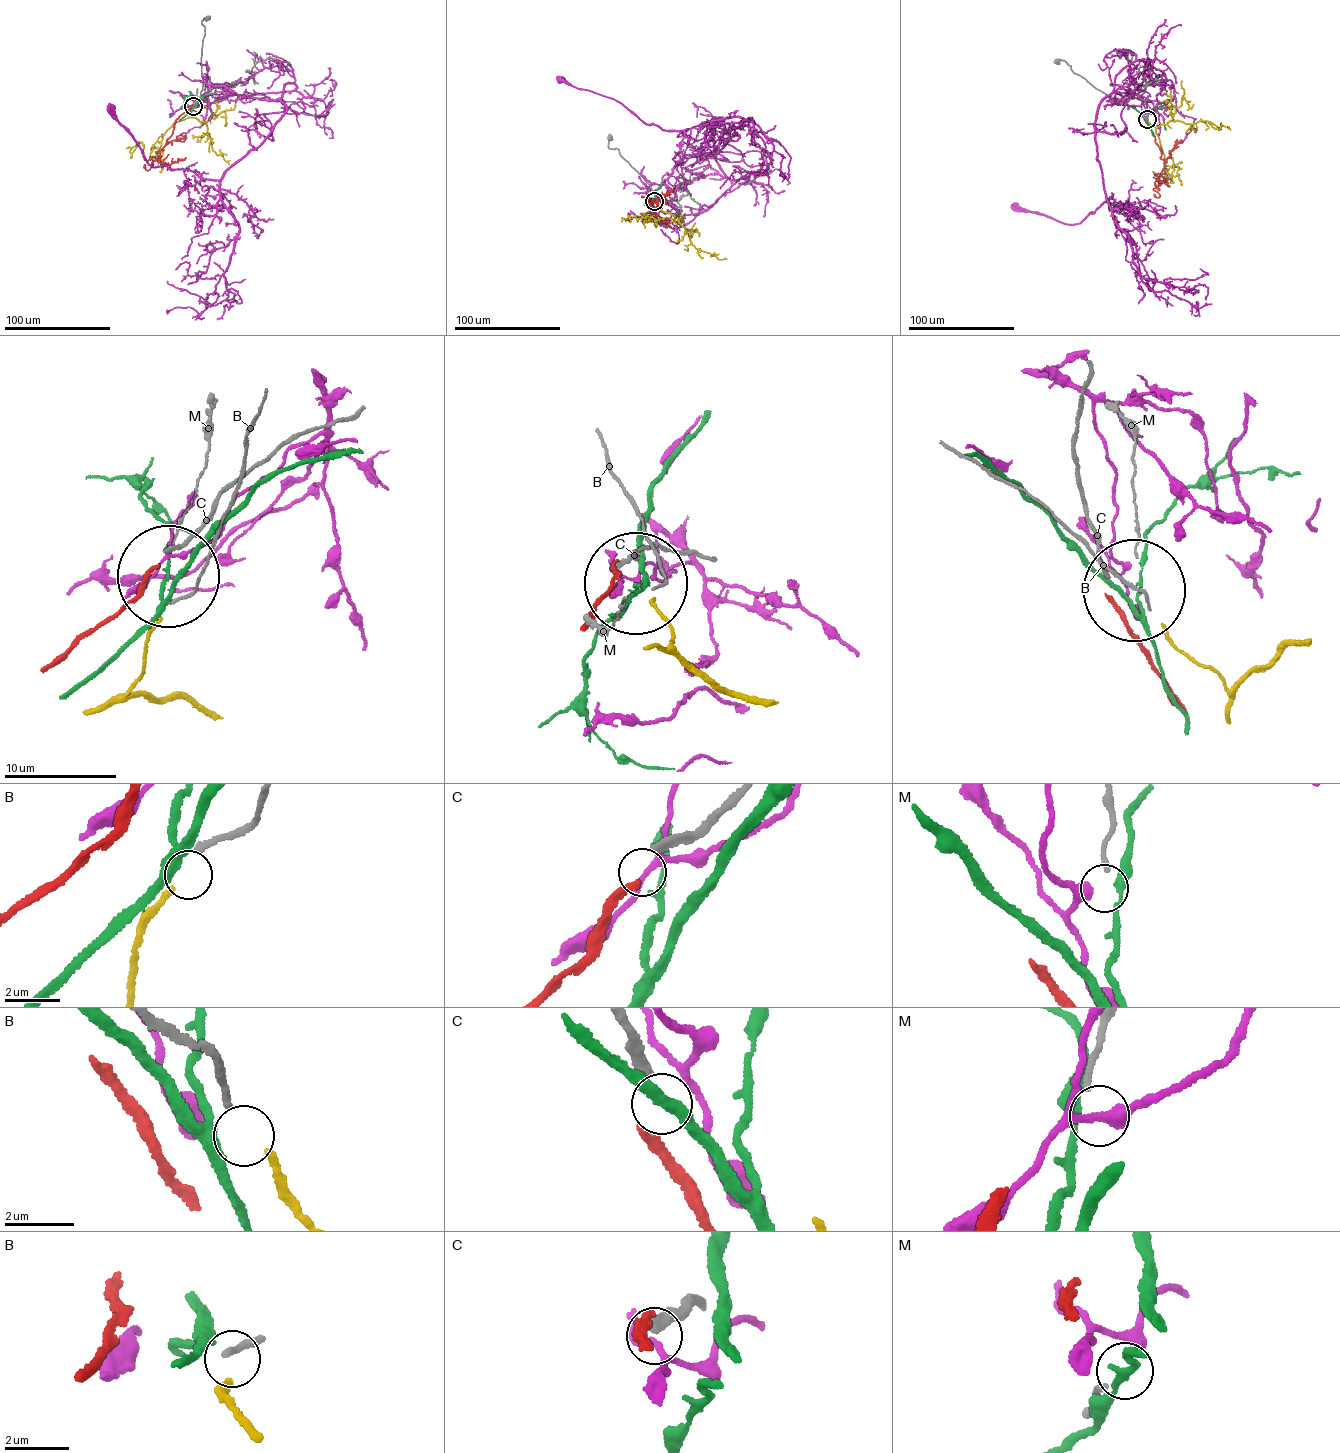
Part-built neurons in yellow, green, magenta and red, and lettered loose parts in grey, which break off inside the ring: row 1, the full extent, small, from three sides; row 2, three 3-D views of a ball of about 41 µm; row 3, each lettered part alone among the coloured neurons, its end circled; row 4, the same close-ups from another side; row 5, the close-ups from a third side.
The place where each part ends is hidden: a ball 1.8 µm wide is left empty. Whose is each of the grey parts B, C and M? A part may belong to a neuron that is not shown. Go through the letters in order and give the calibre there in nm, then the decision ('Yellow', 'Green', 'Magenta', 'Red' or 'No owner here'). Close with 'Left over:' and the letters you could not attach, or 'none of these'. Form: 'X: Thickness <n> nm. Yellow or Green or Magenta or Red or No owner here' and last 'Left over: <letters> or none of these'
B: Thickness 200 nm. Yellow
C: Thickness 260 nm. No owner here
M: Thickness 170 nm. Magenta
Left over: C

